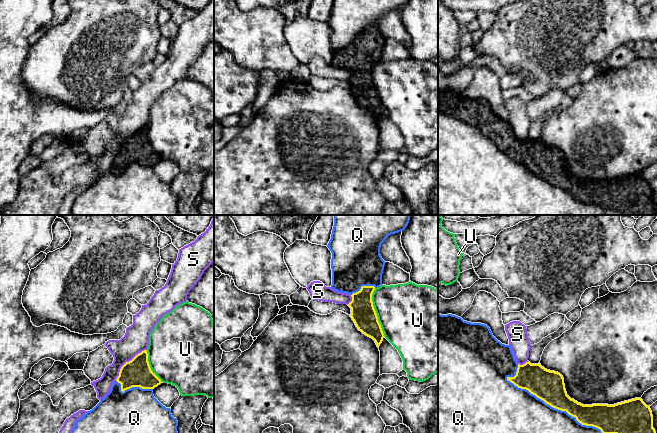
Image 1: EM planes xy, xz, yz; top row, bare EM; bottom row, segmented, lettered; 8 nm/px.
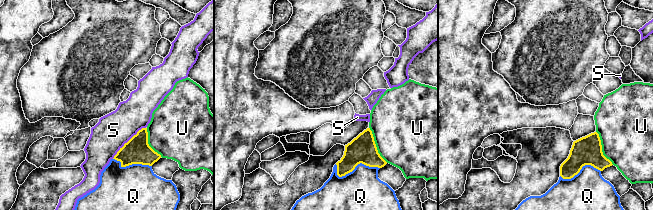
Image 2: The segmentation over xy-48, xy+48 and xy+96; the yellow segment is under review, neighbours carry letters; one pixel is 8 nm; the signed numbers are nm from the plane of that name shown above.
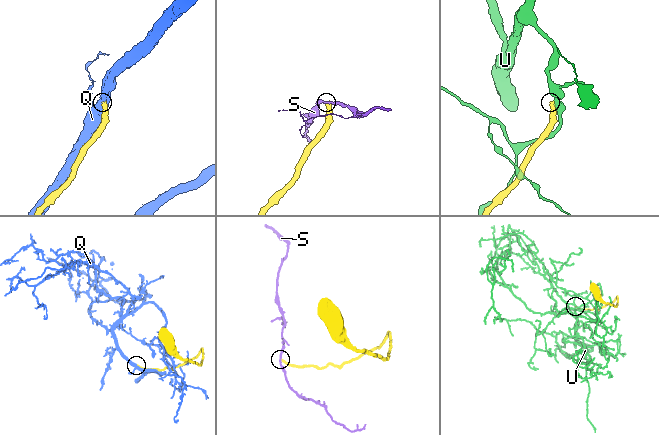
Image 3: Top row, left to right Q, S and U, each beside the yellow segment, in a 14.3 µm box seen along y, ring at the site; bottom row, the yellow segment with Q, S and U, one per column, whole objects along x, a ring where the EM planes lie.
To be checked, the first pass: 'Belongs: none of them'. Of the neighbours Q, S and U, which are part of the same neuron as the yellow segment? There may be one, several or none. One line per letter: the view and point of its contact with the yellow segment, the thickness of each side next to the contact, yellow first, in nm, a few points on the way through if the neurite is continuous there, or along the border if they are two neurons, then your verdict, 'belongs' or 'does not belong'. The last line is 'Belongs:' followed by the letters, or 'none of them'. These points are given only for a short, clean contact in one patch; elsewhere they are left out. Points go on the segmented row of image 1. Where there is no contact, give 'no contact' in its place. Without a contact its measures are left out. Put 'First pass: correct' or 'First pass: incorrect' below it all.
Q: yz (554, 407) | 240/320 nm | belongs
S: xy (127, 362) | 220/200 nm | along xy (146, 349), (127, 361), (121, 367), (119, 375), (115, 380) | does not belong
U: xz (375, 312) | 200/460 nm | does not belong
Belongs: Q
First pass: incorrect

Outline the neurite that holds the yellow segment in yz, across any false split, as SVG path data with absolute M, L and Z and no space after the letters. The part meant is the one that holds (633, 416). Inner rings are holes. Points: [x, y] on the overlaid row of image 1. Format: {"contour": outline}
{"contour": "M438 314L438 433L656 433L650 406L641 398L635 398L614 405L583 405L571 399L566 392L563 376L529 361L520 365L515 360L510 345L502 344L492 334L490 328L481 323L464 321L456 315Z"}

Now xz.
{"contour": "M334 215L331 239L327 245L332 253L331 288L351 295L352 301L348 304L350 317L358 330L372 338L378 348L385 336L373 306L372 294L382 285L386 263L380 255L380 247L389 235L403 231L409 220L410 215Z"}

